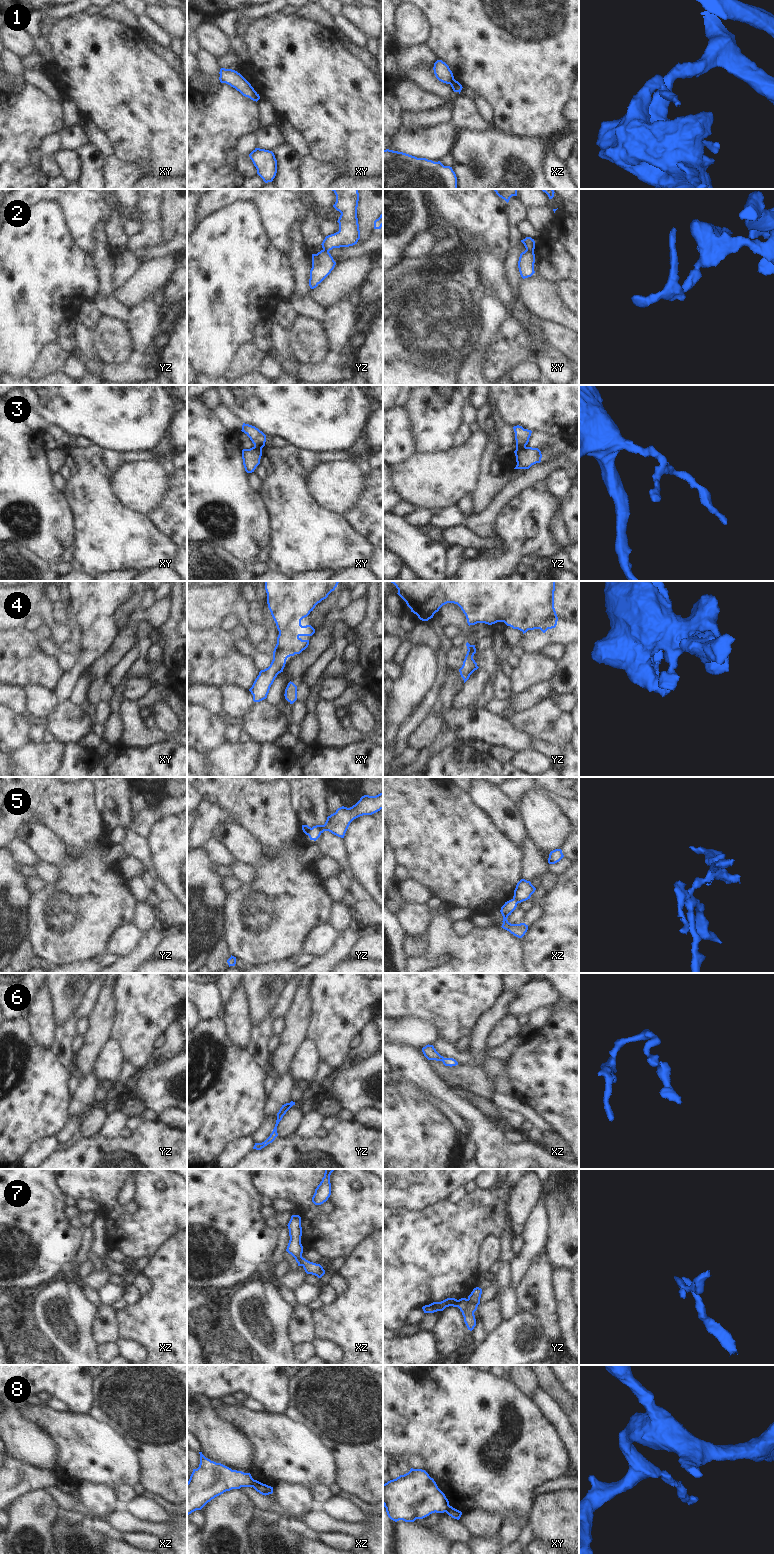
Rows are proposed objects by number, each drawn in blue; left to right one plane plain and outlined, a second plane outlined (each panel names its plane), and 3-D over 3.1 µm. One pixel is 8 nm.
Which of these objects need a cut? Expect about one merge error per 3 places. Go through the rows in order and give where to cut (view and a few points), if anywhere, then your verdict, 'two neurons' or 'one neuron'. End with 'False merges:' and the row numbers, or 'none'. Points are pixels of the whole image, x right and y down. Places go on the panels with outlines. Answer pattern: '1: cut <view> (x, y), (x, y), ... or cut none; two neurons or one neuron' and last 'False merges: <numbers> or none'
1: cut xz (453, 78), (450, 84); two neurons
2: cut xy (526, 249), (533, 252); two neurons
3: cut yz (525, 446), (519, 446), (516, 449); two neurons
4: cut none; one neuron
5: cut yz (311, 828), (308, 835); two neurons
6: cut none; one neuron
7: cut yz (467, 1299), (473, 1303), (479, 1303); two neurons
8: cut xz (253, 1479), (250, 1486); two neurons
False merges: 1, 2, 3, 5, 7, 8

